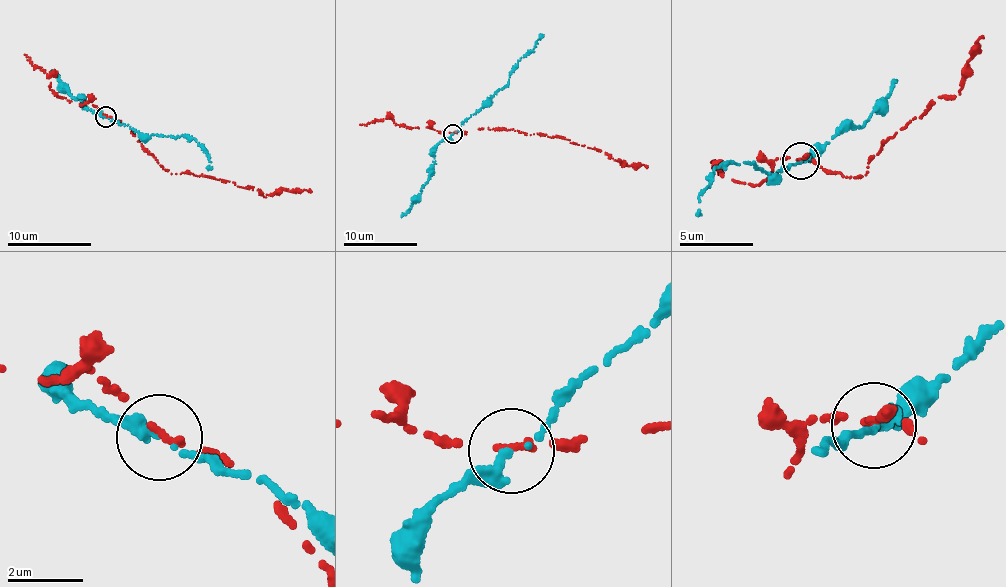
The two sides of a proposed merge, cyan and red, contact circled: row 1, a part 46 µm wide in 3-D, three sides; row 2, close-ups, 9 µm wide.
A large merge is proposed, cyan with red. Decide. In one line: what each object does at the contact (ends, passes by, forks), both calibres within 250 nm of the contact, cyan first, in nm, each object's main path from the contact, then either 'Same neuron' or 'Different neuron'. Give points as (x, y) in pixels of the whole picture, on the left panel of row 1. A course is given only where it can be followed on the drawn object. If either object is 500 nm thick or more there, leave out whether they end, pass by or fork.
At the ring cyan passes by. At the ring red passes by. Thickness 200 nm (cyan) against 140 nm. Course of cyan: (106, 117), (141, 134), (176, 138), (186, 135), (199, 143), (206, 153), (208, 168). Course of red: (107, 116), (119, 120), (171, 173), (193, 173), (260, 189), (265, 197), (282, 189), (295, 193), (310, 190). Different neuron

